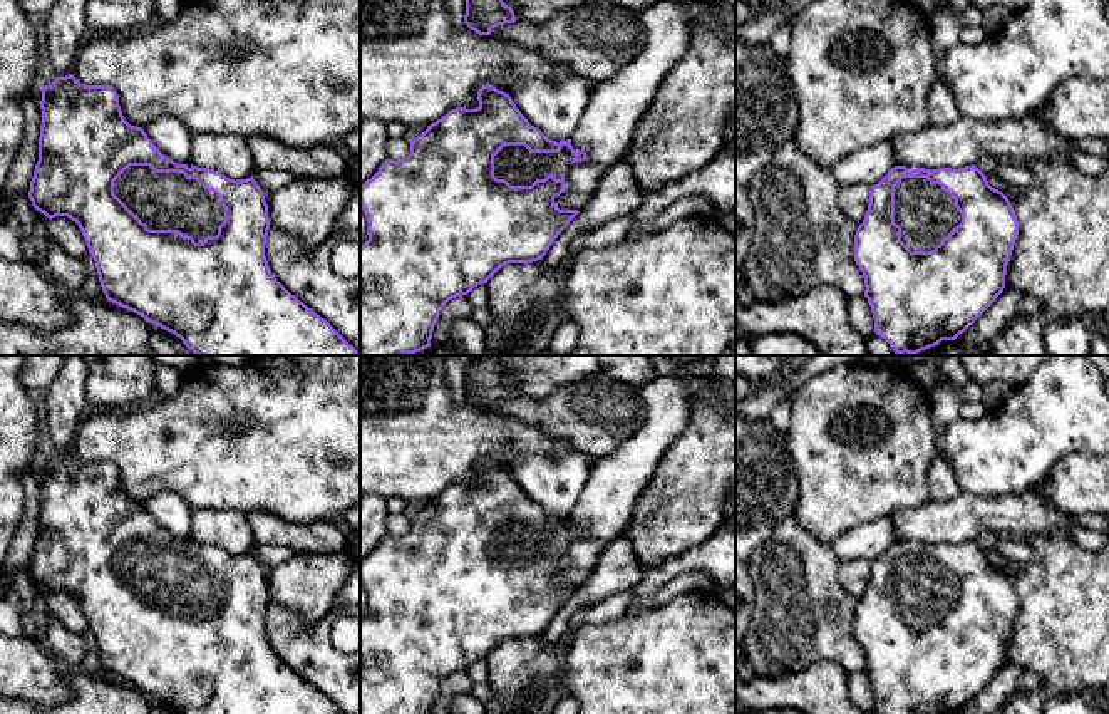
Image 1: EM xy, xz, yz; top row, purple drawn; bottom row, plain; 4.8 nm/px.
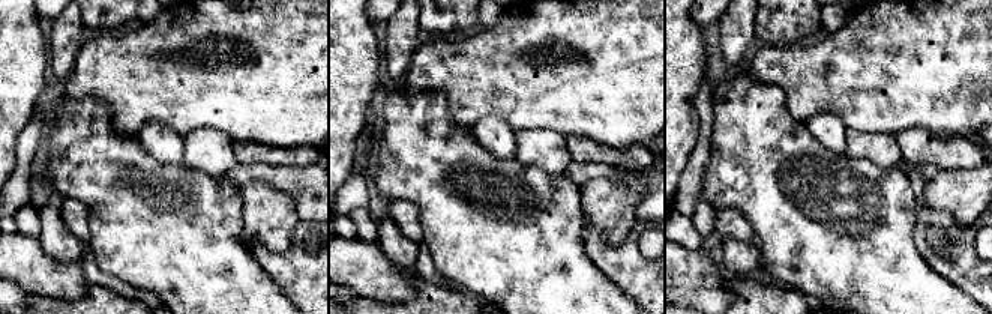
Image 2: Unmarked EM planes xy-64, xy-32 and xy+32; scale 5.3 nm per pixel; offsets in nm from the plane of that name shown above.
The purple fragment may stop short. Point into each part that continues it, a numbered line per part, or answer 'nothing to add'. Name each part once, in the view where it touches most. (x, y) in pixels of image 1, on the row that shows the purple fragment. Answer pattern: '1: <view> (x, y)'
1: xy (161, 200)

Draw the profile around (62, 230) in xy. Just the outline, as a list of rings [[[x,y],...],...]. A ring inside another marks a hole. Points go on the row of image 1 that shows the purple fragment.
[[[55,216],[45,226],[47,241],[55,241],[67,253],[84,258],[89,253],[87,243],[75,221],[67,216]]]

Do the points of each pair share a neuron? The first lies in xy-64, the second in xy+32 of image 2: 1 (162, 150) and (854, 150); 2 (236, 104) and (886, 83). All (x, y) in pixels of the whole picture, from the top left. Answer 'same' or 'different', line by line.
1: different
2: same

